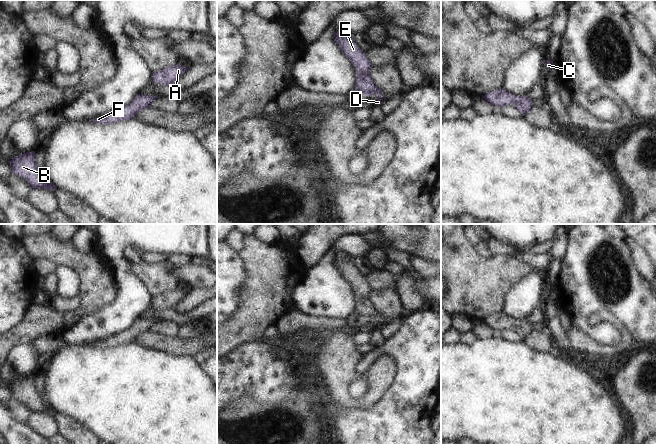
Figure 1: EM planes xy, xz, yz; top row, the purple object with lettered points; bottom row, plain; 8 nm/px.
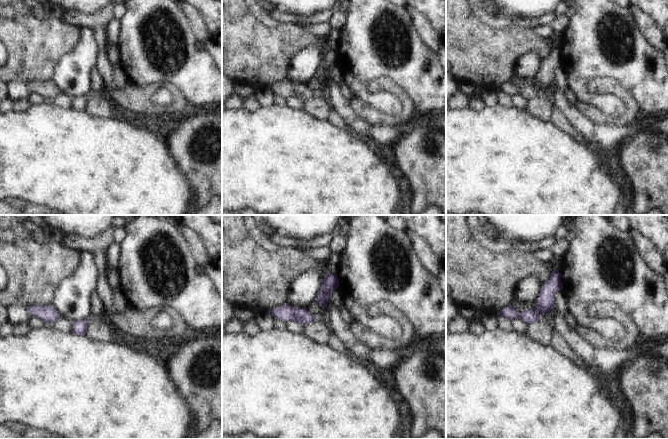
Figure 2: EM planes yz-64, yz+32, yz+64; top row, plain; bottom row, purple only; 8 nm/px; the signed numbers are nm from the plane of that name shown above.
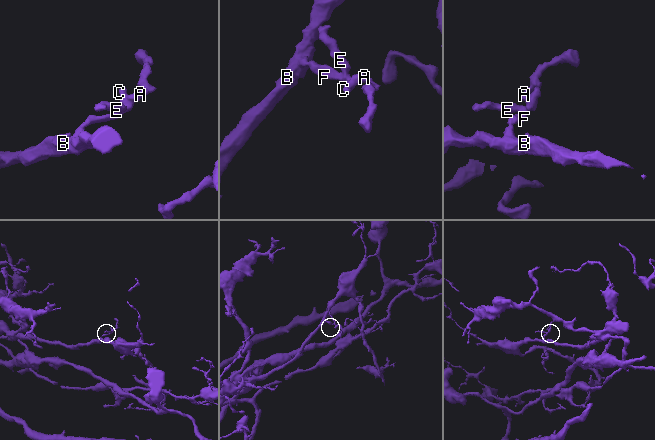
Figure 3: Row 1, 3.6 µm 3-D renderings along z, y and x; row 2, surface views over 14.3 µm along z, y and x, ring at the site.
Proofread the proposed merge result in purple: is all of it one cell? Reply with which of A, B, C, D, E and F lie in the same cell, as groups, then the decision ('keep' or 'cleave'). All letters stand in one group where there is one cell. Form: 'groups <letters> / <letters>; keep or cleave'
groups A B C D E F; keep

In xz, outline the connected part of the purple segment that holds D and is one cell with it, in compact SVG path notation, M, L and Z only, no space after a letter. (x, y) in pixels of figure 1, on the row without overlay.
M338 252L335 256L335 266L340 270L344 279L351 284L357 296L355 314L365 320L377 318L378 324L375 329L380 330L383 326L382 316L370 300L370 293L373 289L370 287L367 278L359 272L352 262L339 258L337 254Z

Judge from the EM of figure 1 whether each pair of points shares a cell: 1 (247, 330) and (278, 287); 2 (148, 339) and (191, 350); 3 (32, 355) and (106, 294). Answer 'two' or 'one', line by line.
1: one
2: one
3: two

